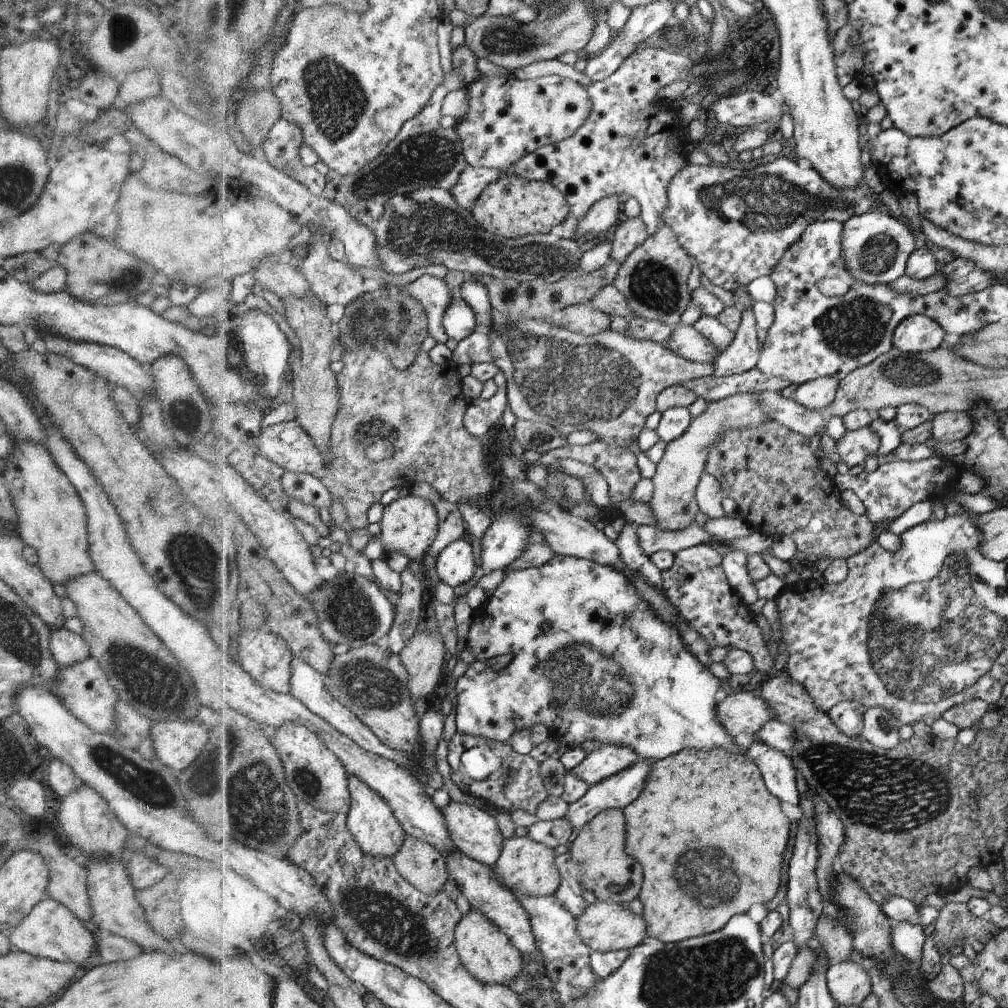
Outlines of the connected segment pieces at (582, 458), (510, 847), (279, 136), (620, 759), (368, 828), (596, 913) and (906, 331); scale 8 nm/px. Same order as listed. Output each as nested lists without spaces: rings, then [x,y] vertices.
[[[596,439],[594,442],[586,445],[569,445],[561,446],[559,449],[554,449],[544,453],[541,458],[536,462],[529,462],[523,467],[531,469],[541,465],[546,468],[550,473],[556,473],[561,470],[560,458],[572,458],[572,460],[589,464],[594,466],[598,472],[604,475],[609,486],[609,495],[614,504],[628,500],[631,498],[634,487],[642,480],[642,468],[638,468],[638,452],[632,452],[630,449],[623,449],[622,447],[611,447],[605,441]]]
[[[513,836],[505,840],[504,850],[492,868],[501,877],[506,888],[518,895],[547,897],[561,886],[561,877],[554,864],[554,849],[533,841],[530,837]]]
[[[282,116],[271,129],[264,142],[264,157],[275,167],[305,184],[314,194],[323,196],[326,192],[326,175],[318,168],[304,164],[300,150],[305,145],[302,127]]]
[[[598,745],[571,773],[591,787],[632,767],[639,758],[637,752],[628,747]]]
[[[350,775],[349,779],[353,794],[353,808],[348,814],[350,830],[369,855],[394,858],[405,846],[409,836],[405,826],[401,824],[401,820],[388,801],[366,784],[366,781],[356,775]]]
[[[606,900],[588,904],[577,920],[578,934],[595,951],[631,951],[645,938],[648,925],[641,915],[635,915],[628,906],[610,903]]]
[[[912,315],[893,331],[894,346],[902,353],[933,351],[944,340],[945,329],[926,315]]]

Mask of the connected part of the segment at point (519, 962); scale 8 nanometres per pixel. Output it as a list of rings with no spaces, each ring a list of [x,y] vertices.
[[[470,910],[464,915],[461,924],[457,928],[457,947],[470,974],[476,980],[487,985],[504,985],[506,982],[514,980],[520,974],[520,971],[524,970],[524,960],[521,952],[512,944],[510,937],[481,912]]]

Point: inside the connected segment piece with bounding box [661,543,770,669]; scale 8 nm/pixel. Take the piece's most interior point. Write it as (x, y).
(696, 585)

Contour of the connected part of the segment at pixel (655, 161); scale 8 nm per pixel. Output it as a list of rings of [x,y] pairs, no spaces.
[[[654,47],[636,49],[621,65],[620,68],[602,82],[588,80],[585,72],[576,70],[558,59],[536,61],[528,66],[515,69],[513,75],[522,81],[537,79],[548,75],[560,75],[585,85],[593,101],[591,115],[585,124],[570,138],[560,143],[544,145],[536,151],[525,154],[511,168],[513,174],[525,178],[527,181],[548,181],[556,188],[561,189],[569,199],[570,214],[577,220],[584,219],[590,212],[593,204],[608,195],[628,194],[639,200],[641,219],[645,224],[649,236],[656,235],[662,226],[662,214],[669,206],[668,192],[671,181],[677,172],[684,168],[687,156],[684,156],[684,140],[689,137],[689,128],[685,129],[678,120],[678,112],[671,108],[671,104],[660,101],[657,96],[662,87],[674,80],[694,81],[694,76],[688,73],[693,60],[688,53],[670,49]]]

